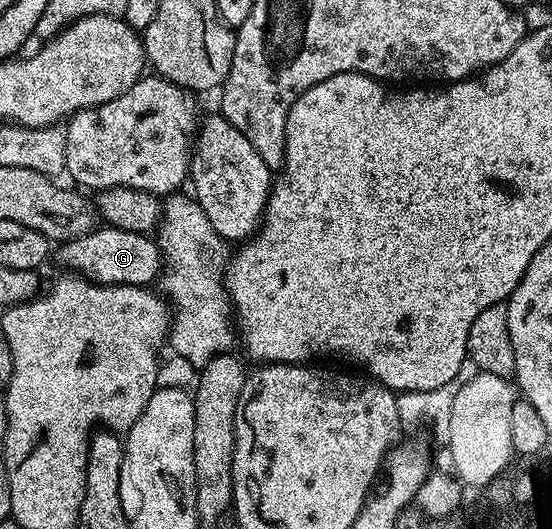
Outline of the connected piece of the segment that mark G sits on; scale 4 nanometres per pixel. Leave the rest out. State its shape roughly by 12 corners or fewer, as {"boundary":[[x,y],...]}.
{"boundary":[[98,227],[57,246],[97,285],[148,287],[164,268],[153,236]]}

